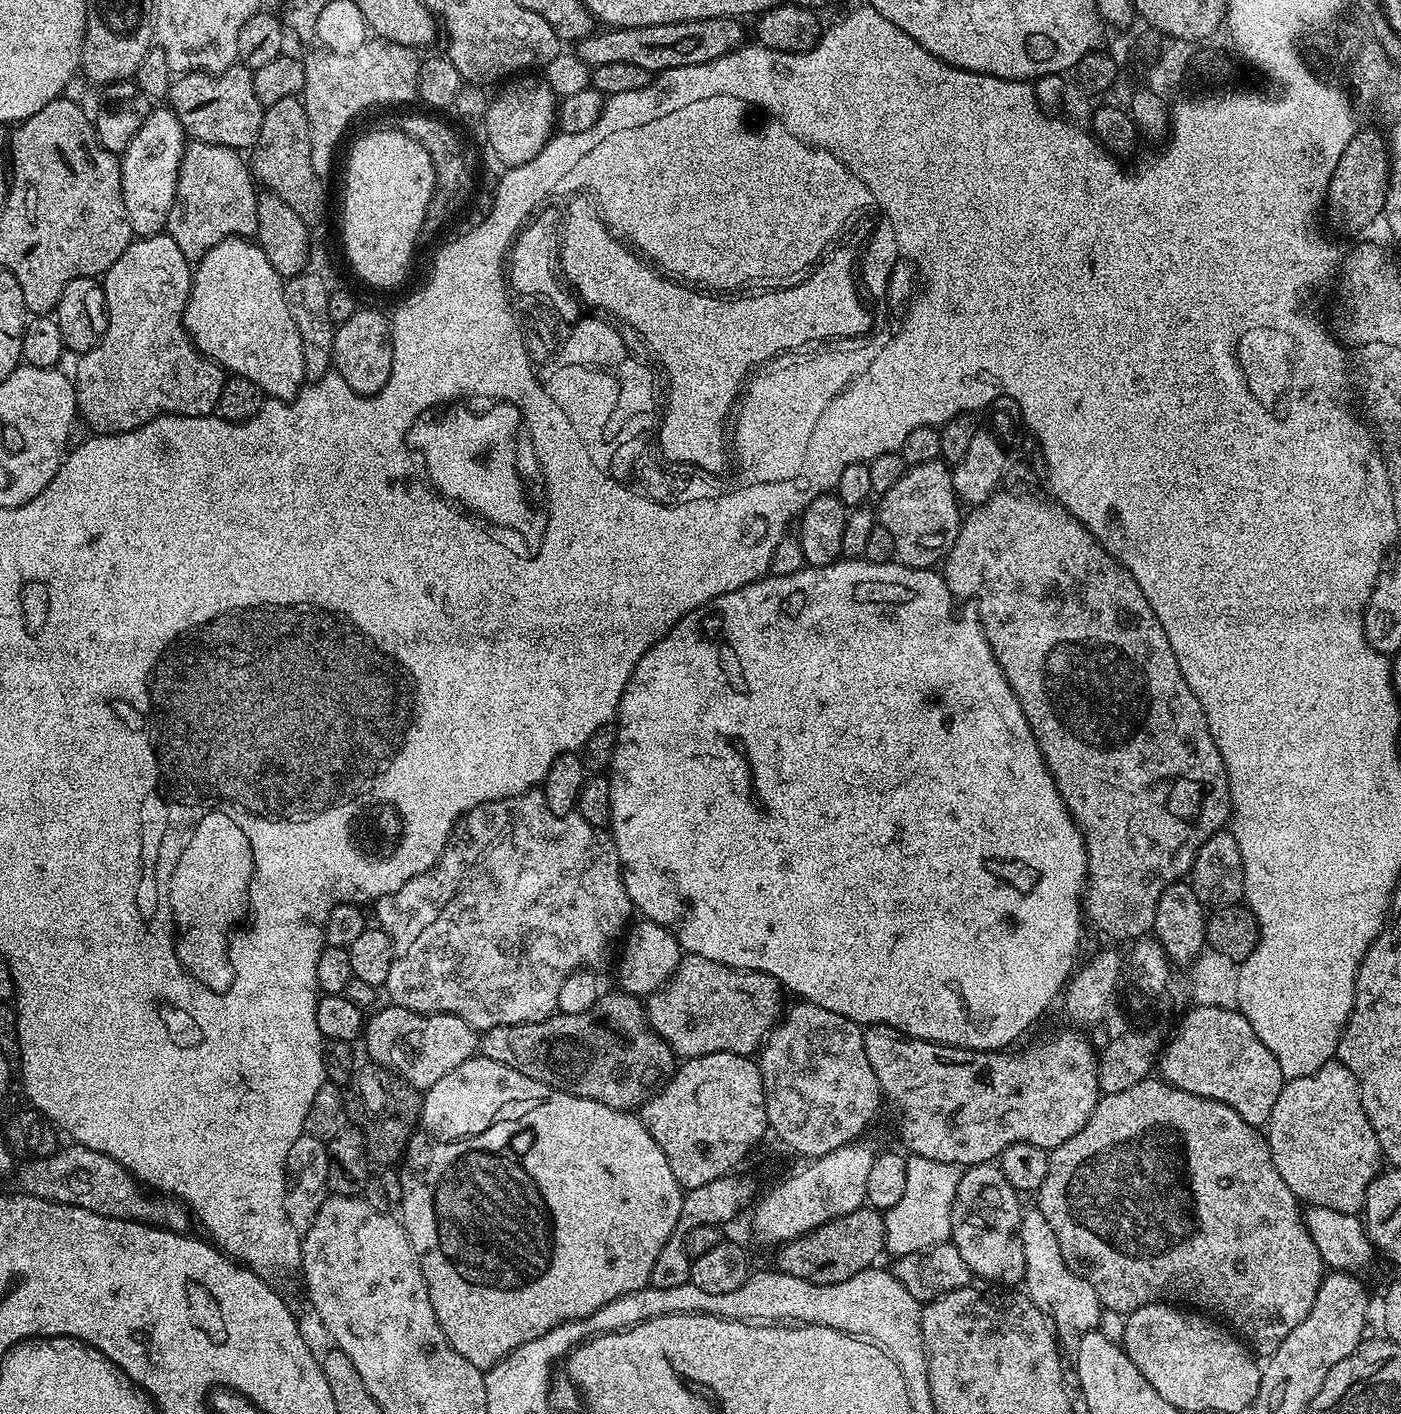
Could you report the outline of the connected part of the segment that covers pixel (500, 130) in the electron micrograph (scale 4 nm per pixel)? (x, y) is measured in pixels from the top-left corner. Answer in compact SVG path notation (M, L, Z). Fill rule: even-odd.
M520 76L507 81L504 87L496 96L489 101L487 112L482 123L482 131L484 130L488 144L495 156L504 164L503 167L509 168L514 165L522 165L528 162L542 146L551 139L556 128L558 118L558 98L550 90L547 81L537 78L526 78Z

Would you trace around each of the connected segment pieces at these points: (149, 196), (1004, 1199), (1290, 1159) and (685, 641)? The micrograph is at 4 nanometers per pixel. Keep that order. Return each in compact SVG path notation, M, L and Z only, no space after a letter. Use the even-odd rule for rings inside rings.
M156 106L149 111L146 122L142 122L138 134L122 154L122 198L126 202L130 226L137 237L159 236L167 229L168 215L176 201L176 179L185 147L185 130L171 107Z
M995 1163L974 1164L960 1173L958 1190L952 1203L952 1239L950 1243L962 1254L962 1262L973 1277L993 1280L996 1284L1019 1285L1024 1278L1026 1257L1020 1237L1021 1197L1006 1182Z
M1330 1059L1315 1074L1299 1076L1284 1083L1278 1094L1278 1102L1274 1102L1274 1110L1270 1110L1266 1139L1274 1166L1278 1166L1282 1182L1290 1186L1297 1201L1349 1214L1359 1213L1363 1209L1367 1186L1381 1171L1382 1153L1378 1138L1370 1126L1370 1118L1366 1118L1366 1110L1362 1110L1356 1076L1350 1074L1350 1070L1346 1070L1339 1060Z
M841 558L834 564L821 568L806 566L785 576L769 574L763 580L755 580L730 594L722 594L683 616L658 643L650 646L646 654L642 654L620 699L616 749L608 776L612 807L610 835L612 843L616 845L624 873L624 885L632 900L633 909L643 919L652 920L662 926L665 932L671 932L685 953L710 958L731 968L764 972L767 976L773 976L789 993L797 992L801 1001L817 1004L834 1014L842 1014L842 1018L850 1018L861 1026L889 1024L904 1035L919 1040L953 1044L956 1048L972 1048L976 1052L995 1052L1015 1045L1012 1043L1051 1006L1052 999L1056 995L1057 999L1065 991L1073 975L1074 965L1077 963L1076 951L1080 948L1082 897L1088 883L1088 851L1084 845L1084 835L1058 794L1058 786L1046 766L1030 722L1014 690L1006 682L1000 663L994 658L979 619L971 615L956 616L952 604L954 605L954 597L948 583L939 571L932 568L907 568L899 562L875 564L863 558Z

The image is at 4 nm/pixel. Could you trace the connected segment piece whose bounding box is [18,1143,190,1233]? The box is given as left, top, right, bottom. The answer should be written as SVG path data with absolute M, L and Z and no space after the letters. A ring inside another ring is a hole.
M73 1143L72 1148L61 1147L52 1156L29 1159L28 1164L19 1165L20 1184L29 1196L43 1200L55 1200L58 1204L69 1204L94 1210L94 1214L113 1216L119 1220L139 1220L167 1228L169 1232L187 1233L190 1212L179 1200L167 1195L156 1194L153 1200L143 1192L141 1181L127 1168L123 1168L105 1152L95 1152L81 1144Z

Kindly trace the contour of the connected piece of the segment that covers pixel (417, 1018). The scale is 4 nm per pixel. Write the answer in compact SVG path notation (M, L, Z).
M387 1006L381 1012L373 1011L367 1017L362 1041L368 1047L373 1065L391 1069L405 1084L417 1090L426 1090L450 1070L458 1070L462 1062L472 1059L478 1052L478 1032L462 1018L439 1012L423 1016L405 1008Z

